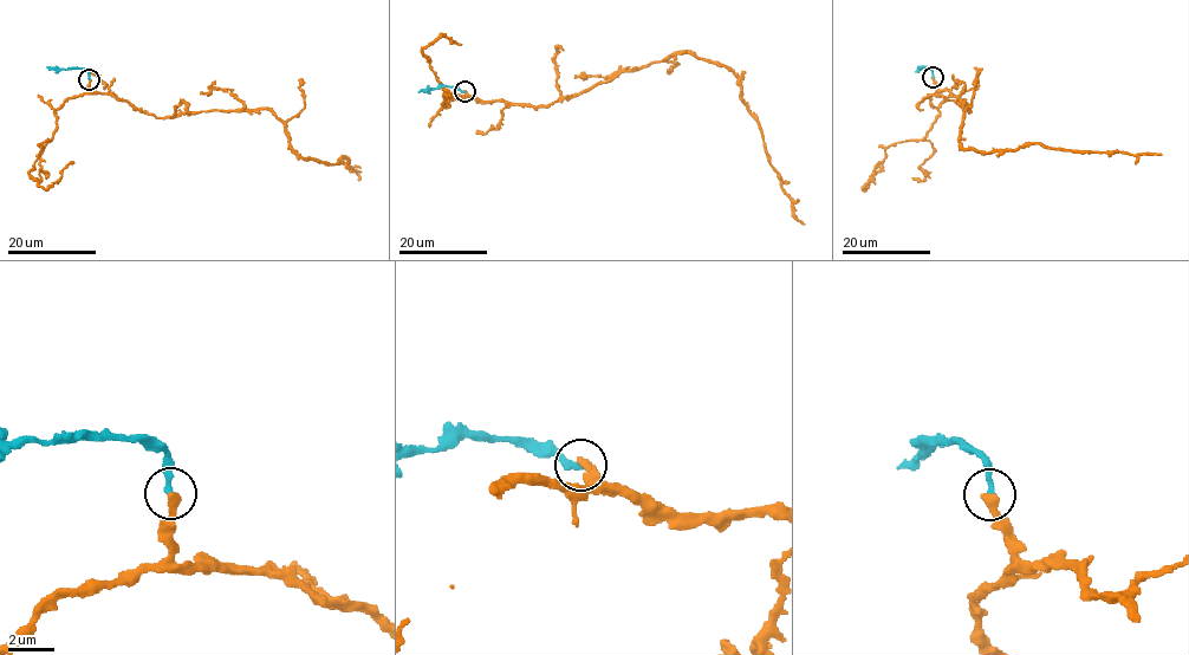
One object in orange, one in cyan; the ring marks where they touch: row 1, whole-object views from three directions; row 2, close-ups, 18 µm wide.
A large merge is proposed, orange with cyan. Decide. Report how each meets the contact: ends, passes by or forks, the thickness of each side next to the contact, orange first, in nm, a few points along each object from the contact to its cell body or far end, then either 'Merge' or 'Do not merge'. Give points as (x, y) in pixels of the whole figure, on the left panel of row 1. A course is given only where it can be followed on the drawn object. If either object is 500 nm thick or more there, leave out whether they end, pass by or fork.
At the ring orange ends. At the ring cyan ends. Thickness 400 nm (orange) against 240 nm. Course of orange: (90, 78), (91, 92), (156, 117), (267, 109), (301, 157), (338, 164), (345, 156), (345, 166), (361, 173). Course of cyan: (90, 78), (90, 73), (83, 69), (46, 66). Merge

